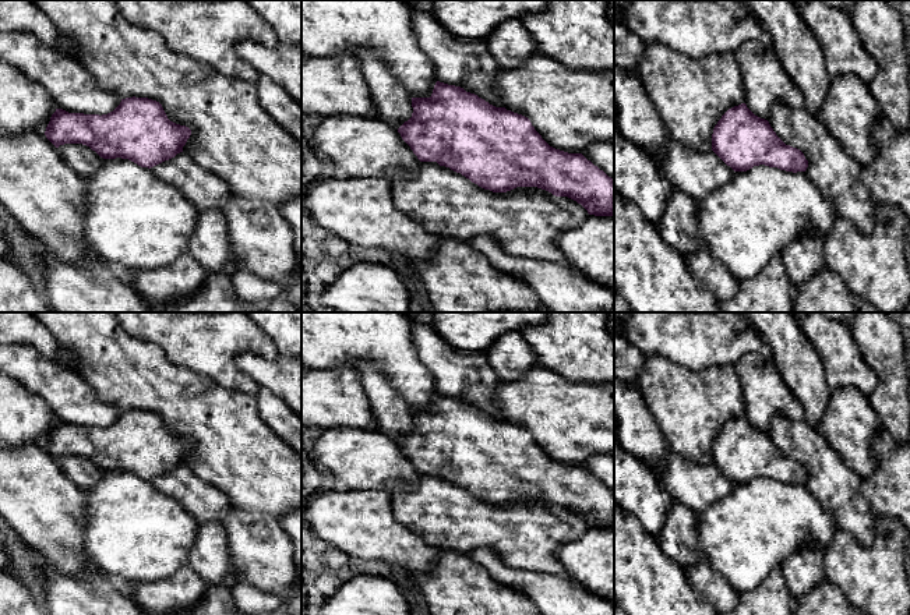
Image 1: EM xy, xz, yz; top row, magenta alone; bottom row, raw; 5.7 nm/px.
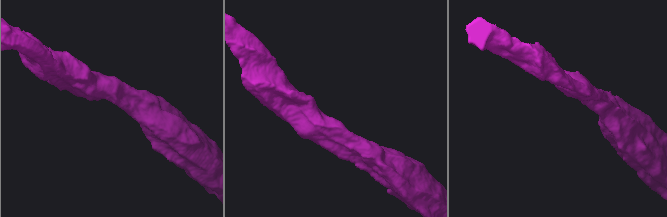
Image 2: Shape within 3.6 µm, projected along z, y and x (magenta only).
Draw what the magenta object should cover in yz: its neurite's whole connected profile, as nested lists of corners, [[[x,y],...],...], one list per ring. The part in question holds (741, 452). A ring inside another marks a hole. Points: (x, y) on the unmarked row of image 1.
[[[745,416],[729,421],[713,441],[712,463],[734,484],[765,477],[786,484],[805,484],[804,466],[786,457],[769,434],[755,428]]]

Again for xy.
[[[133,409],[102,428],[56,421],[45,448],[56,460],[82,456],[103,471],[128,471],[151,481],[183,464],[191,442],[170,434],[159,414]]]

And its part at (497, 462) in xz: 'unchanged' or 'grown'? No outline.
unchanged

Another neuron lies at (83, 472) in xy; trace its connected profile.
[[[42,445],[0,449],[0,517],[54,569],[81,577],[94,565],[84,549],[87,491],[102,474],[87,457],[56,460]]]

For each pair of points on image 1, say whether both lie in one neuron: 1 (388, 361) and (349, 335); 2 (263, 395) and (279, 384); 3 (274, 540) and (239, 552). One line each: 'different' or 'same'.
1: same
2: different
3: same

